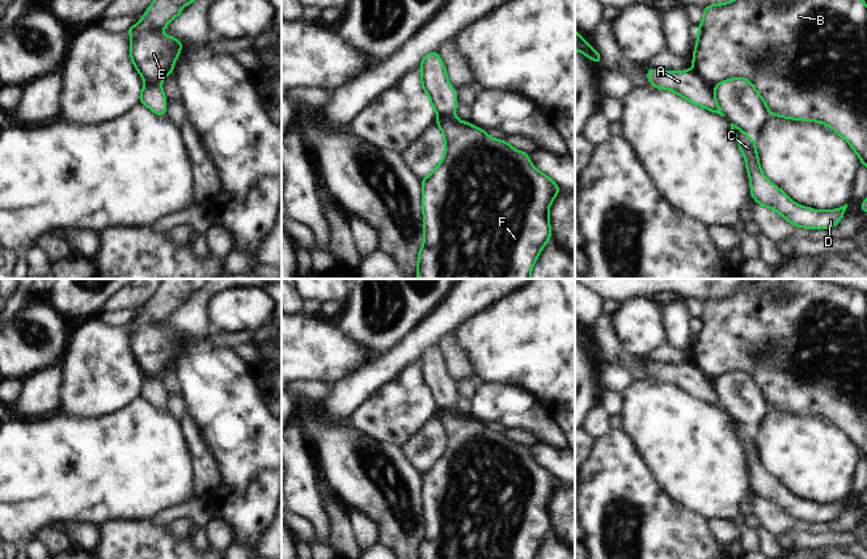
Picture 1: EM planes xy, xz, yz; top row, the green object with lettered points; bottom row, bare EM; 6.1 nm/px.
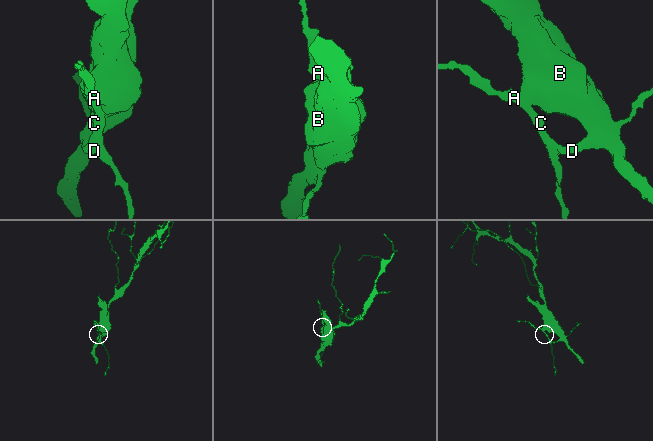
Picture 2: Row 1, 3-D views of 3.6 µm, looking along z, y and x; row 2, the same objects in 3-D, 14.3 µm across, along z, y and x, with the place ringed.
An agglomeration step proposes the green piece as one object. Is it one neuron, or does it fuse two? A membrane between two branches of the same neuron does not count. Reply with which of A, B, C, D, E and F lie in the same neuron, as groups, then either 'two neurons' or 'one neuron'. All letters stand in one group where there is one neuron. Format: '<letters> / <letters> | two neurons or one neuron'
A B C D E F | one neuron

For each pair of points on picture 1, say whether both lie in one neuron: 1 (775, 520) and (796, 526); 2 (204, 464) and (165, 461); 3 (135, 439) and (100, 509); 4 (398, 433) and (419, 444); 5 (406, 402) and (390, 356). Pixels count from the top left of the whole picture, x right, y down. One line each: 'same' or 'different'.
1: same
2: different
3: same
4: different
5: different

